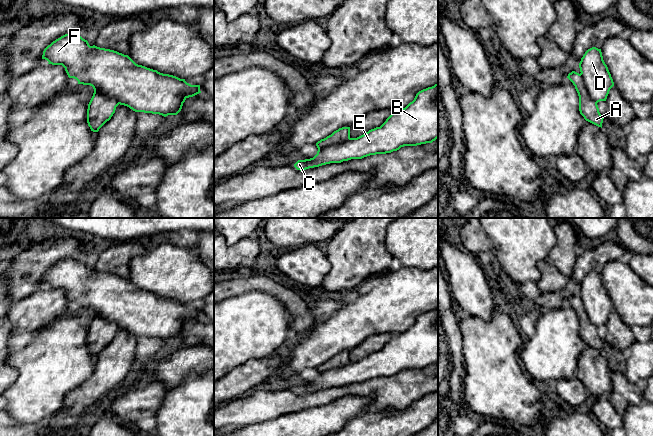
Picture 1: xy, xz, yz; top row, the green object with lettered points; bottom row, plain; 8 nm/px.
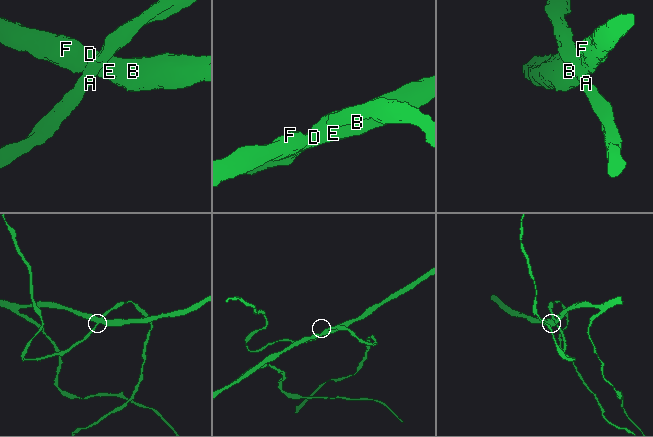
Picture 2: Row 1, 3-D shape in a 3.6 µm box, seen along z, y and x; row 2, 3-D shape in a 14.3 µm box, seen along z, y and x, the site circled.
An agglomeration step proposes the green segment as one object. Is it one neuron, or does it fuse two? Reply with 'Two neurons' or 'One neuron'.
Two neurons

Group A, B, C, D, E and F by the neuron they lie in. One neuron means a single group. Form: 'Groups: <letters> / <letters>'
Groups: A / B C D E F

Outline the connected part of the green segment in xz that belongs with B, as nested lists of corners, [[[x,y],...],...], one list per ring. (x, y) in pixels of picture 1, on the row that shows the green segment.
[[[438,83],[419,91],[412,102],[403,109],[395,110],[380,127],[371,129],[357,138],[349,138],[342,143],[318,149],[313,158],[298,160],[294,167],[303,171],[330,163],[341,163],[351,159],[362,159],[370,155],[391,153],[404,146],[432,143],[437,138]]]

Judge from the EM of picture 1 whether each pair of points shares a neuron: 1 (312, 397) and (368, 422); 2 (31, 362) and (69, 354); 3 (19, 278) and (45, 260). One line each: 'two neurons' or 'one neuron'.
1: two neurons
2: one neuron
3: one neuron

